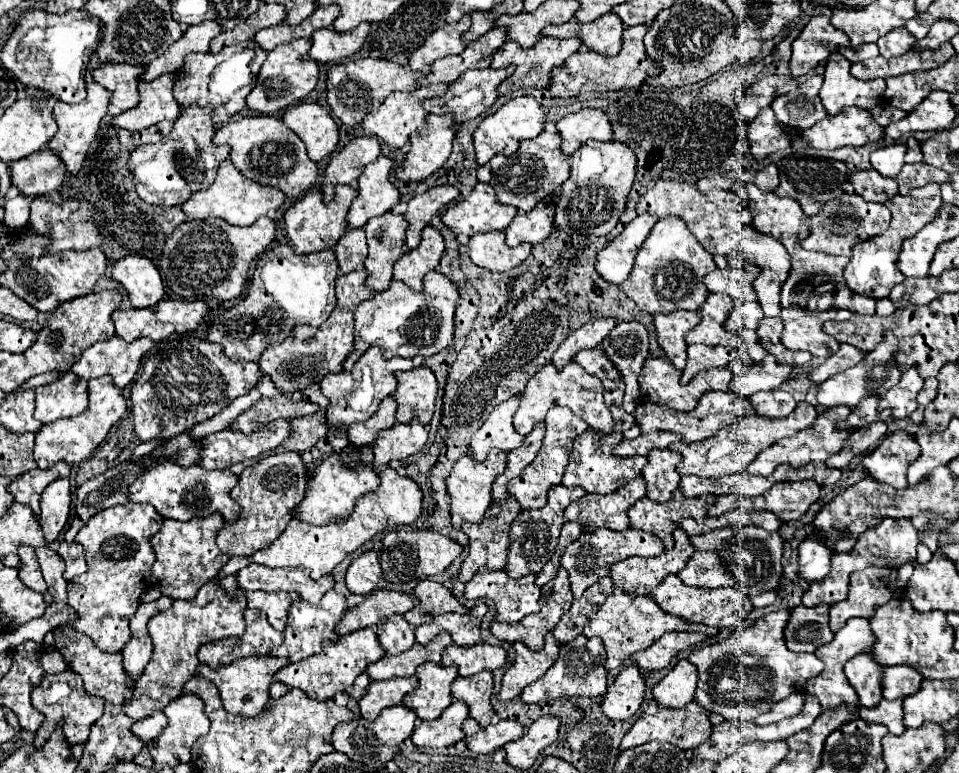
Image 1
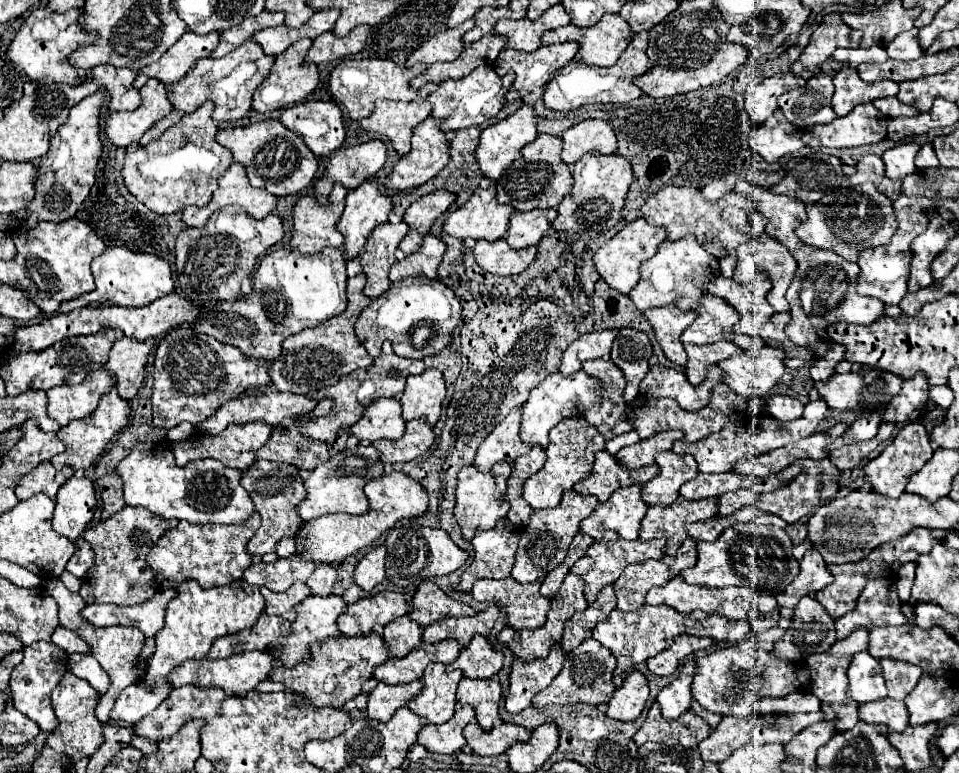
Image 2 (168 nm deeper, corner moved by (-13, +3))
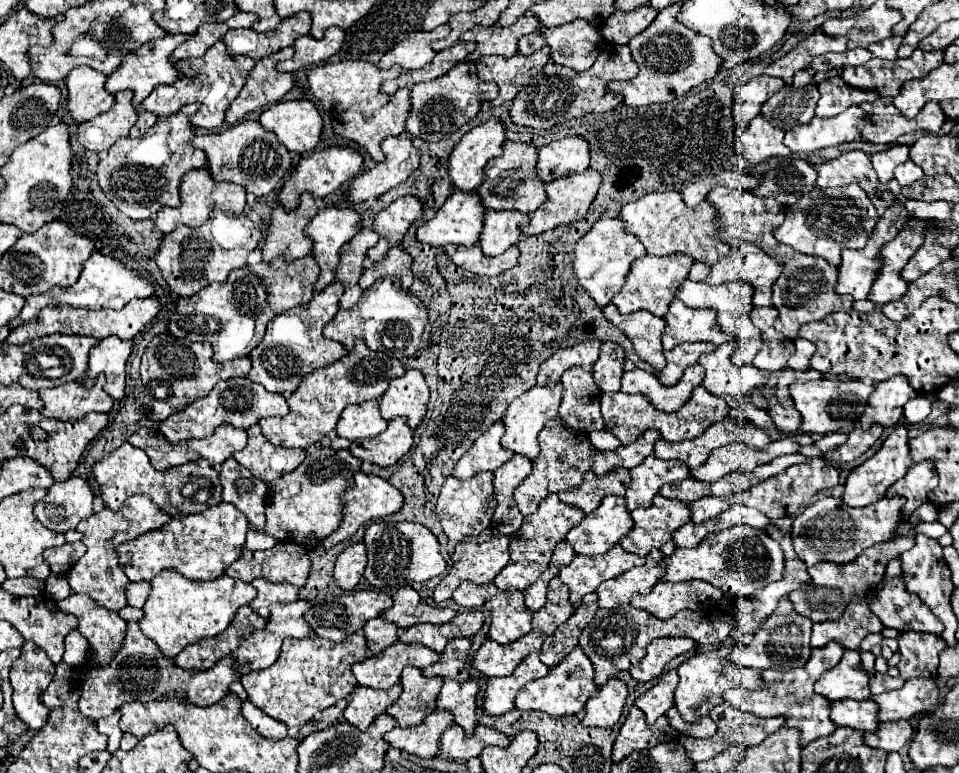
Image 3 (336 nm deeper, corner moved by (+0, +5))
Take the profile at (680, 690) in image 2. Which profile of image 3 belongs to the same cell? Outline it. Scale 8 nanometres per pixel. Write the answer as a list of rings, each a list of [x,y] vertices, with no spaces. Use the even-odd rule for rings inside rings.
[[[669,670],[651,690],[647,690],[643,696],[635,700],[635,706],[645,712],[647,722],[655,722],[673,706],[673,692],[677,688],[677,682],[679,682],[677,670]]]

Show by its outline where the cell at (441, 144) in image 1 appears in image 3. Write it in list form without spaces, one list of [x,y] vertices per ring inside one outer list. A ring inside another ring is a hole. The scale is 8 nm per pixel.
[[[389,136],[381,142],[381,148],[385,152],[385,160],[375,164],[375,168],[359,174],[351,182],[349,202],[361,204],[365,200],[377,198],[405,182],[417,170],[421,158],[411,138]]]

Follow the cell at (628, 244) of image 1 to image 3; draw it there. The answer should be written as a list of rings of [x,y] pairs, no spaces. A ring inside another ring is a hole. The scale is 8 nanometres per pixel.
[[[601,218],[593,224],[593,228],[575,244],[573,270],[581,286],[595,298],[599,306],[611,304],[613,296],[623,288],[627,274],[631,270],[631,262],[647,254],[645,246],[637,236],[625,230],[625,222],[621,218]]]

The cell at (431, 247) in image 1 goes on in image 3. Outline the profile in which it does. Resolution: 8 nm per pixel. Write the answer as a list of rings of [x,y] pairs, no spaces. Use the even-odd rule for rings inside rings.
[[[395,246],[389,250],[387,258],[381,260],[381,262],[375,262],[373,266],[369,266],[363,276],[361,276],[361,288],[369,288],[371,284],[375,284],[377,280],[385,278],[385,276],[399,276],[403,286],[411,286],[413,284],[413,272],[411,272],[411,266],[413,266],[413,258],[401,248],[401,246]]]

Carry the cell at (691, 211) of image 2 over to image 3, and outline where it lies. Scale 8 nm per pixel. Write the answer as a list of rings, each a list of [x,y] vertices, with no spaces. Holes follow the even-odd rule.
[[[671,190],[671,192],[651,192],[645,194],[643,198],[629,202],[621,214],[625,220],[625,230],[629,230],[631,234],[635,234],[643,246],[647,248],[647,254],[655,254],[655,256],[667,256],[673,252],[683,252],[693,256],[693,260],[697,262],[707,262],[707,264],[715,264],[717,258],[723,258],[725,254],[729,254],[731,246],[719,238],[715,238],[717,234],[717,226],[719,226],[719,216],[717,210],[711,202],[703,200],[699,206],[689,208],[681,194]]]

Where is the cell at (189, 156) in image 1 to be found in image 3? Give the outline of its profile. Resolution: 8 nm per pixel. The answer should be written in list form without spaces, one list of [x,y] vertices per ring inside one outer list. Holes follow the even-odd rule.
[[[183,106],[177,114],[159,118],[159,122],[141,138],[119,138],[101,156],[97,166],[99,186],[119,210],[129,214],[129,218],[143,220],[155,216],[163,206],[181,206],[181,178],[191,170],[207,166],[205,152],[191,144],[193,112],[195,106]]]

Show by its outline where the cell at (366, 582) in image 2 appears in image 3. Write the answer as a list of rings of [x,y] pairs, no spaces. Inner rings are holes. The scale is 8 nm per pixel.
[[[357,542],[339,554],[333,576],[343,590],[353,590],[359,584],[365,566],[367,566],[367,548],[363,542]]]

